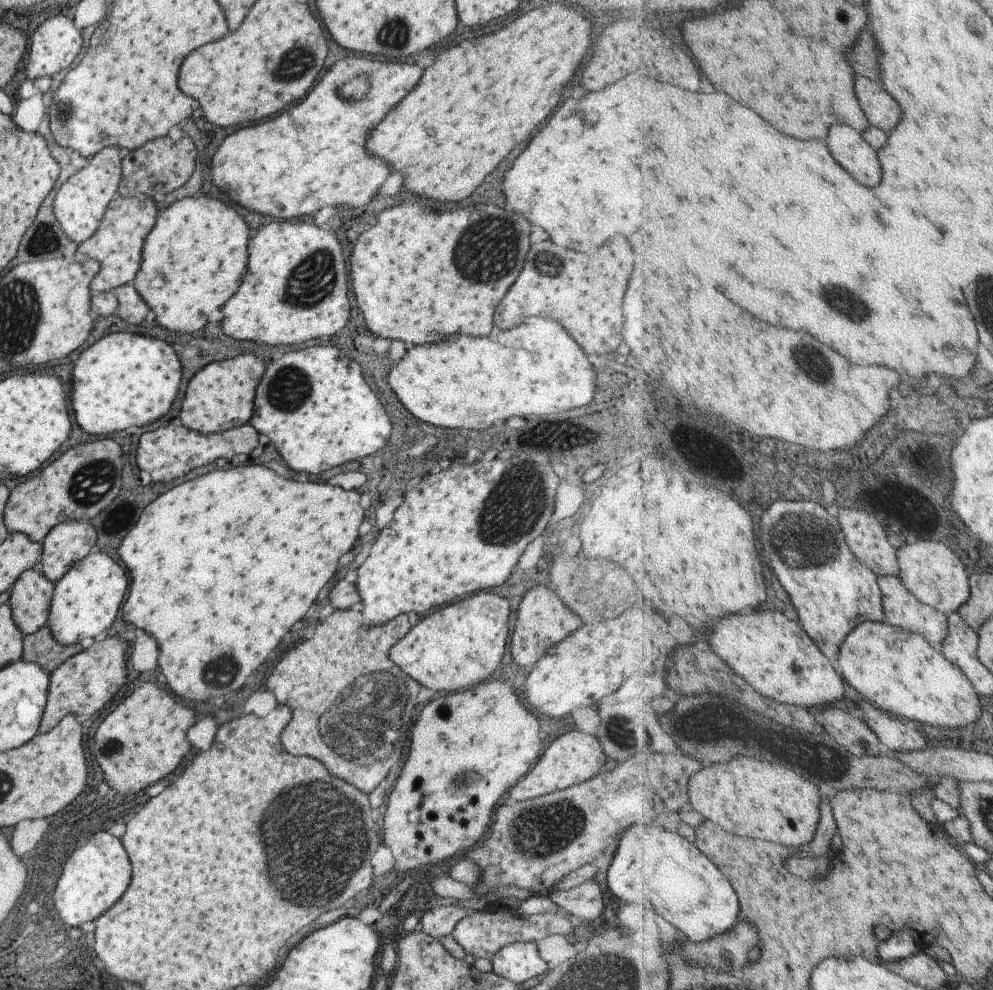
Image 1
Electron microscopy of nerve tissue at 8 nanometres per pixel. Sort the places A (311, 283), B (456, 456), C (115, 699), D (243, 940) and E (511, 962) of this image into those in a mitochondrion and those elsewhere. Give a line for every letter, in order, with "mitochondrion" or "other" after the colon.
A: mitochondrion
B: other
C: other
D: other
E: other

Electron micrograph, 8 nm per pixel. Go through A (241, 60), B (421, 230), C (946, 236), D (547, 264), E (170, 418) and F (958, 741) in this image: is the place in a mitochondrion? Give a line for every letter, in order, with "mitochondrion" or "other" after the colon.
A: other
B: other
C: other
D: mitochondrion
E: other
F: other

